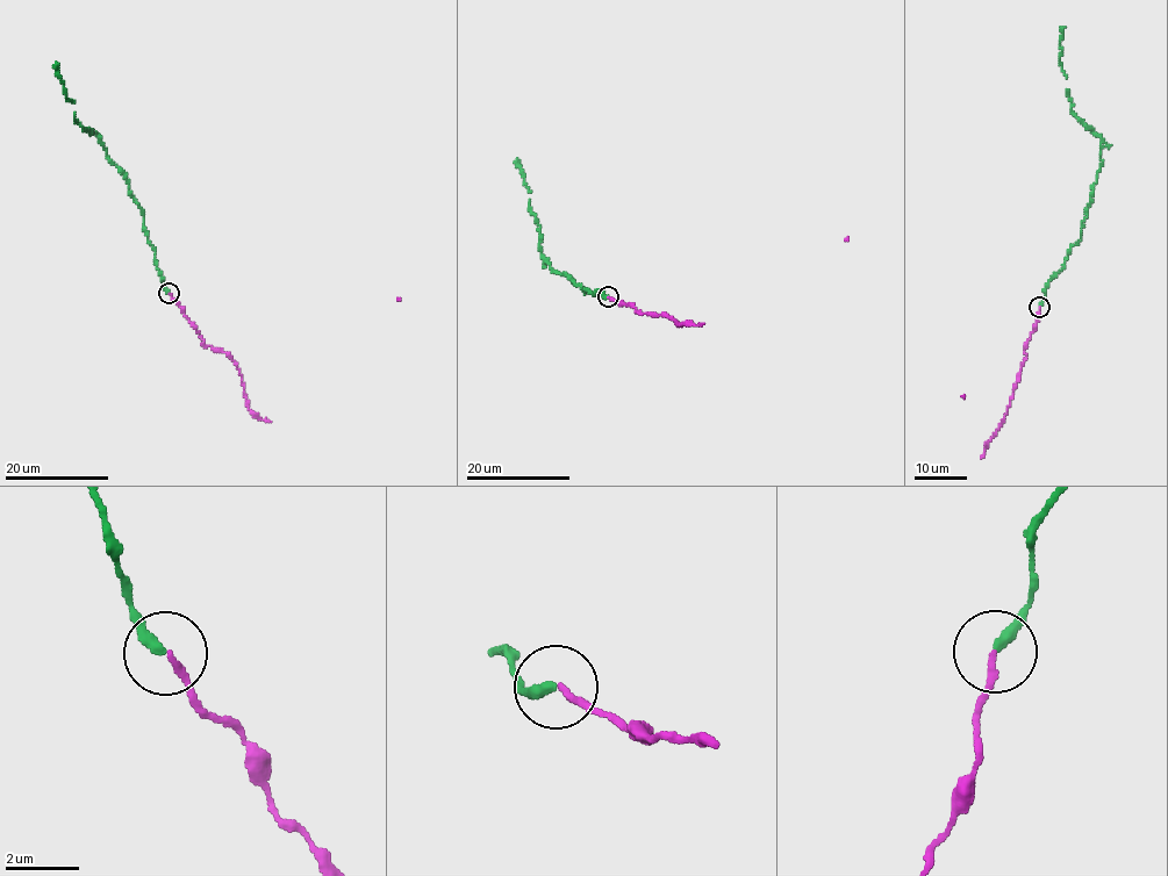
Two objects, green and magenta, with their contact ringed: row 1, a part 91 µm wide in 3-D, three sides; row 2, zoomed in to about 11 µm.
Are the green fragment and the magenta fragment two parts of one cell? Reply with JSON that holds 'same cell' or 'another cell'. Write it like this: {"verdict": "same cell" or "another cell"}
{"verdict": "same cell"}

